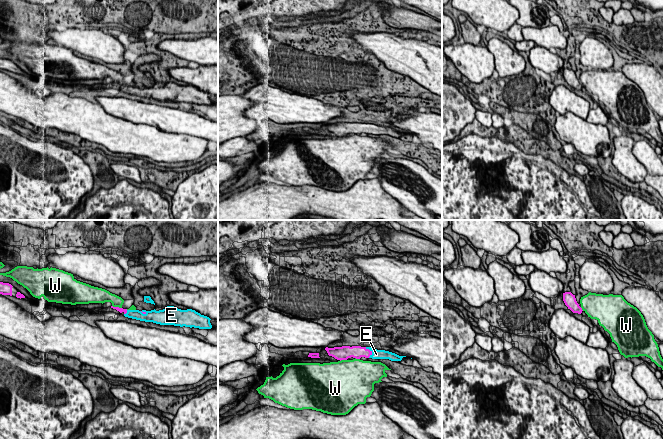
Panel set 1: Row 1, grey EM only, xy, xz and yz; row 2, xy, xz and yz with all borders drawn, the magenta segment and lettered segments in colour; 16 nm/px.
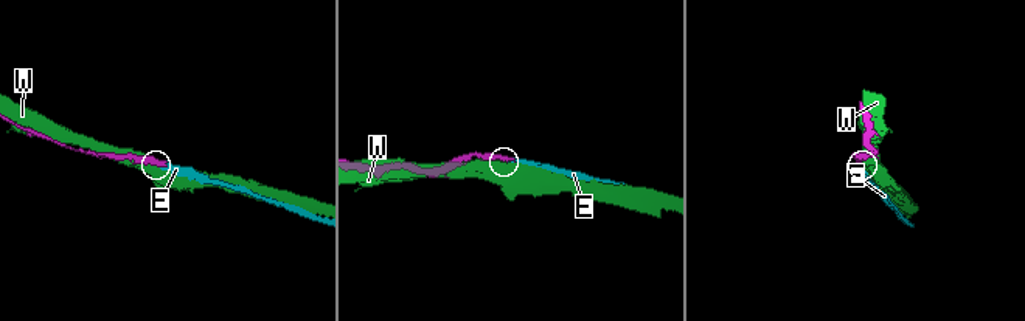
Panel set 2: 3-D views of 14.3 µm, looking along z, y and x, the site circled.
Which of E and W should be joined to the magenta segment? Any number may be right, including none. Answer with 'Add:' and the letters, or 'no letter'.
Add: E

